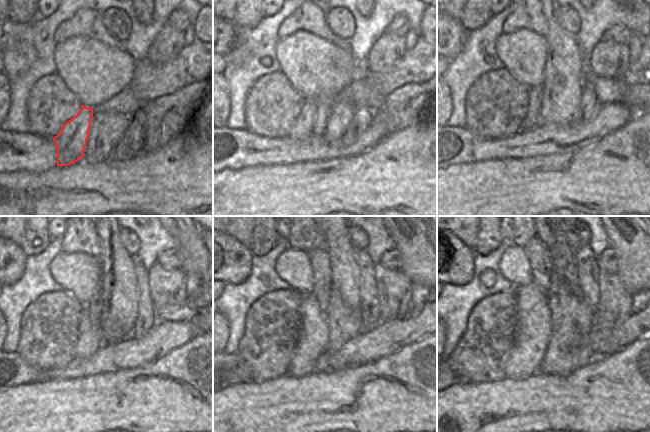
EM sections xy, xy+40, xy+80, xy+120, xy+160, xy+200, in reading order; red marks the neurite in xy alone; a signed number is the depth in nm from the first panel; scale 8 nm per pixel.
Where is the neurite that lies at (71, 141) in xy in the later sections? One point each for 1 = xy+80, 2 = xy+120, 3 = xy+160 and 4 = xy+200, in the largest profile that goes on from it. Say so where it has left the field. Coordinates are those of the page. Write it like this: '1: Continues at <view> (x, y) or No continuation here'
1: Continues at xy+80 (531, 120)
2: Continues at xy+120 (93, 307)
3: Continues at xy+160 (319, 258)
4: Continues at xy+200 (540, 260).

